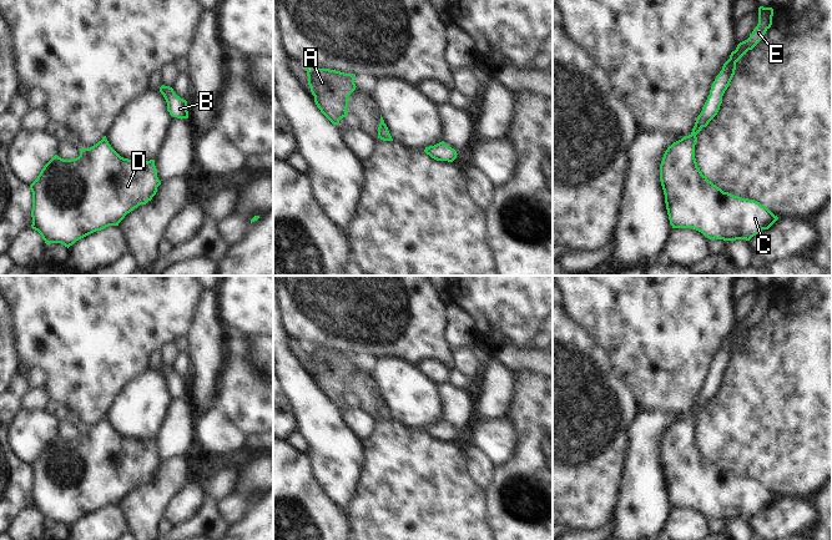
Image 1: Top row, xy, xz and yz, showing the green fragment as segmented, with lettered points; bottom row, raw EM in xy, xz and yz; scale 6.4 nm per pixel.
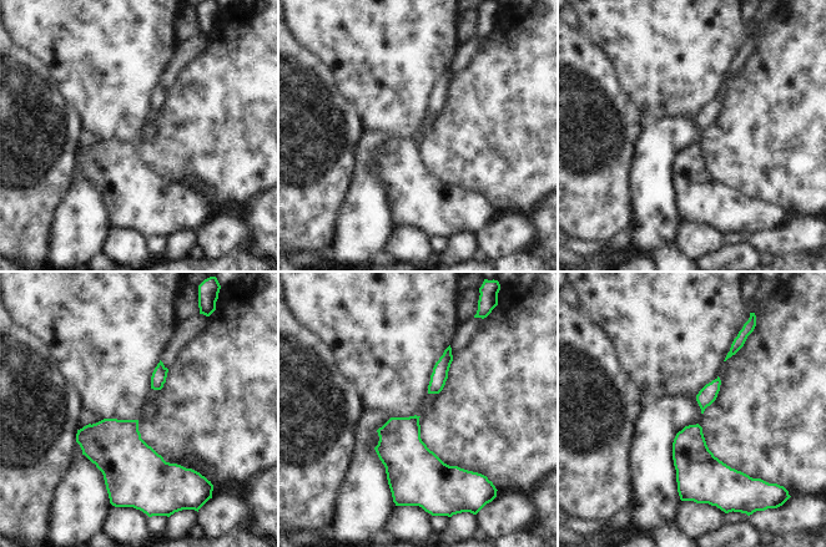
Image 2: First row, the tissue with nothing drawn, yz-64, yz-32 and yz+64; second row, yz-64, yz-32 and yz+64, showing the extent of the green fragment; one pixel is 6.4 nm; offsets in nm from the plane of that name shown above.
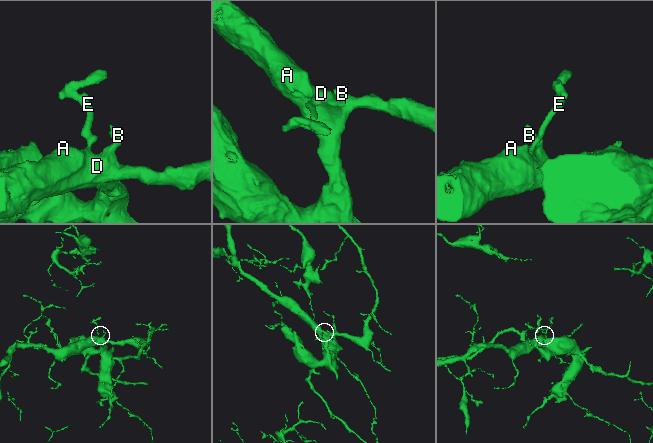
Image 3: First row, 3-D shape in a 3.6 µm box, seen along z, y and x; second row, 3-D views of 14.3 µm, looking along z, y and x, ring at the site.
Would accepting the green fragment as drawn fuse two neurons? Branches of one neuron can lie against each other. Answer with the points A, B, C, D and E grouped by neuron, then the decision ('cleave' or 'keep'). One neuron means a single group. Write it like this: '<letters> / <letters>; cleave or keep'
A B C D E; keep

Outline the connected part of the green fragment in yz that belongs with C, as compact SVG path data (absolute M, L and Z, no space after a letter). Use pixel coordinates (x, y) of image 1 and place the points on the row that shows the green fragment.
M758 7L757 26L723 64L692 132L674 142L664 153L660 181L672 228L692 228L710 239L750 241L778 219L760 202L723 192L702 175L695 158L696 135L717 115L736 62L761 41L772 25L772 16L772 7Z

